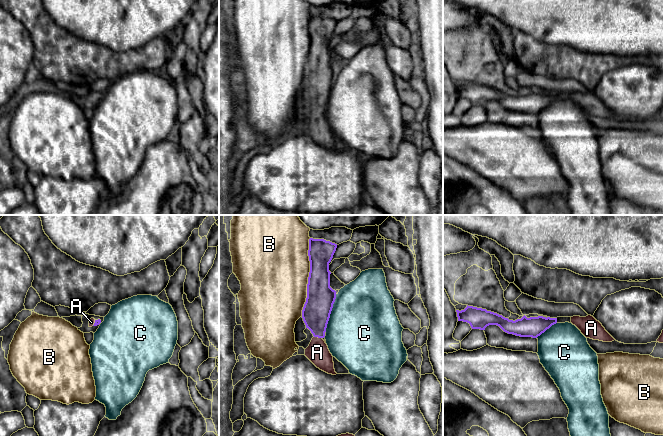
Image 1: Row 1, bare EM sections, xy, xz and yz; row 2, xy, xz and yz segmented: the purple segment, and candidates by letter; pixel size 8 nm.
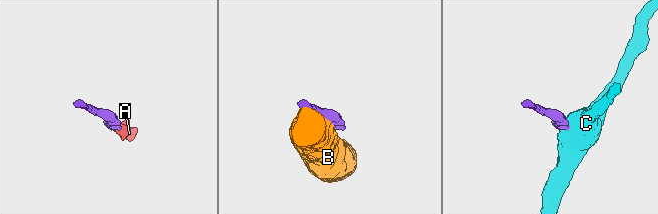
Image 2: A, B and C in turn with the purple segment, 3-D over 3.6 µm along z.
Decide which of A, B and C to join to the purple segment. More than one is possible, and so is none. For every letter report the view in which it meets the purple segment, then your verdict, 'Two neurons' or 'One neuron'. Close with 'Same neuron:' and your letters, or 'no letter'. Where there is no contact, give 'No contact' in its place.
A: Touches purple in xz. One neuron
B: Touches purple in xz. Two neurons
C: Touches purple in xz. Two neurons
Same neuron: A

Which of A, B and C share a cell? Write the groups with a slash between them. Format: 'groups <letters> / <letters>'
groups A / B / C

